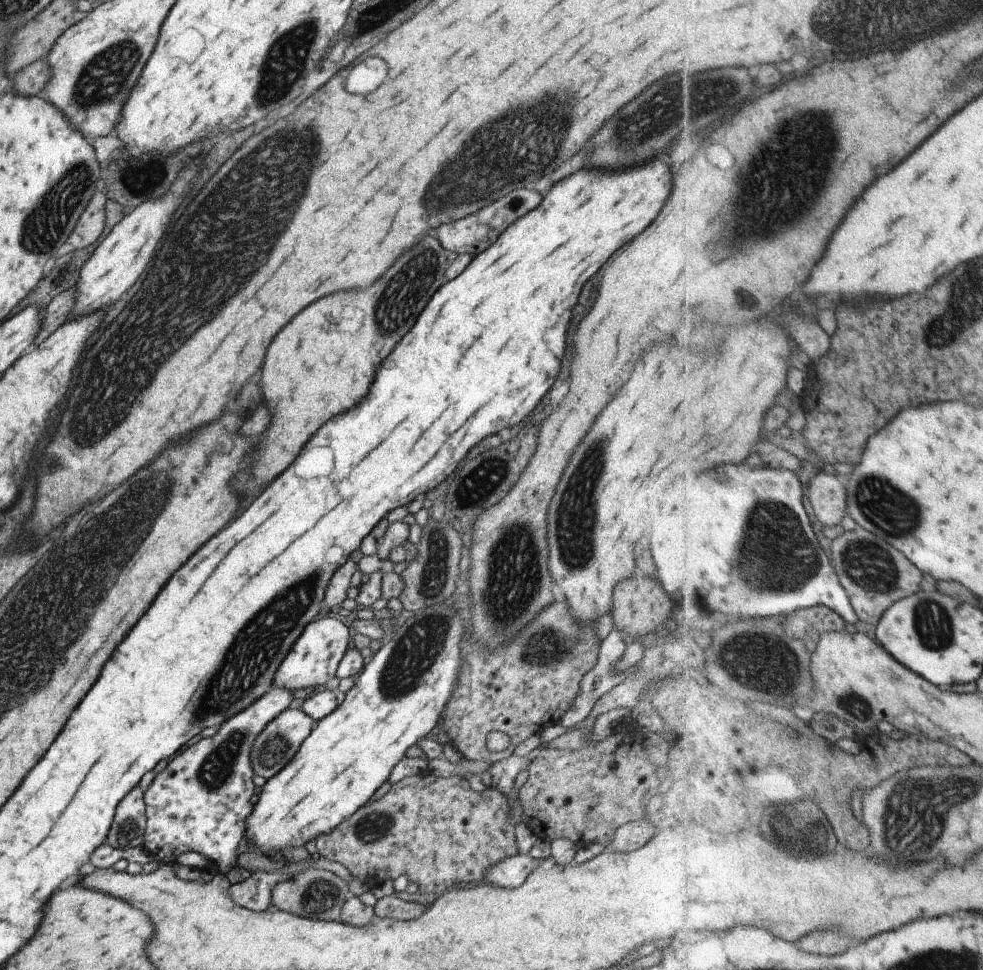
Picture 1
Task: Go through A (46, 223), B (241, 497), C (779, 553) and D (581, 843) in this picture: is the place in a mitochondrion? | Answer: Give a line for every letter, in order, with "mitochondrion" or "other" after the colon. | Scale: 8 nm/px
A: mitochondrion
B: other
C: mitochondrion
D: other

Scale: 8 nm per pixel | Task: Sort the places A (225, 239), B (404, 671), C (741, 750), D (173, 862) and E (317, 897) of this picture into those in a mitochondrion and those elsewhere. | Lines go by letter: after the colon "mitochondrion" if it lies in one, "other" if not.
A: mitochondrion
B: mitochondrion
C: other
D: other
E: mitochondrion

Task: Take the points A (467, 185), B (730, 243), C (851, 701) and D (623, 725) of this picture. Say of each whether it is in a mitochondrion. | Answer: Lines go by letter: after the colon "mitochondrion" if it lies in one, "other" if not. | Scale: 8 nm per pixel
A: mitochondrion
B: mitochondrion
C: mitochondrion
D: other

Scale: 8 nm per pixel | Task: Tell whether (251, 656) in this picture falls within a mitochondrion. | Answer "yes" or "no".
yes

